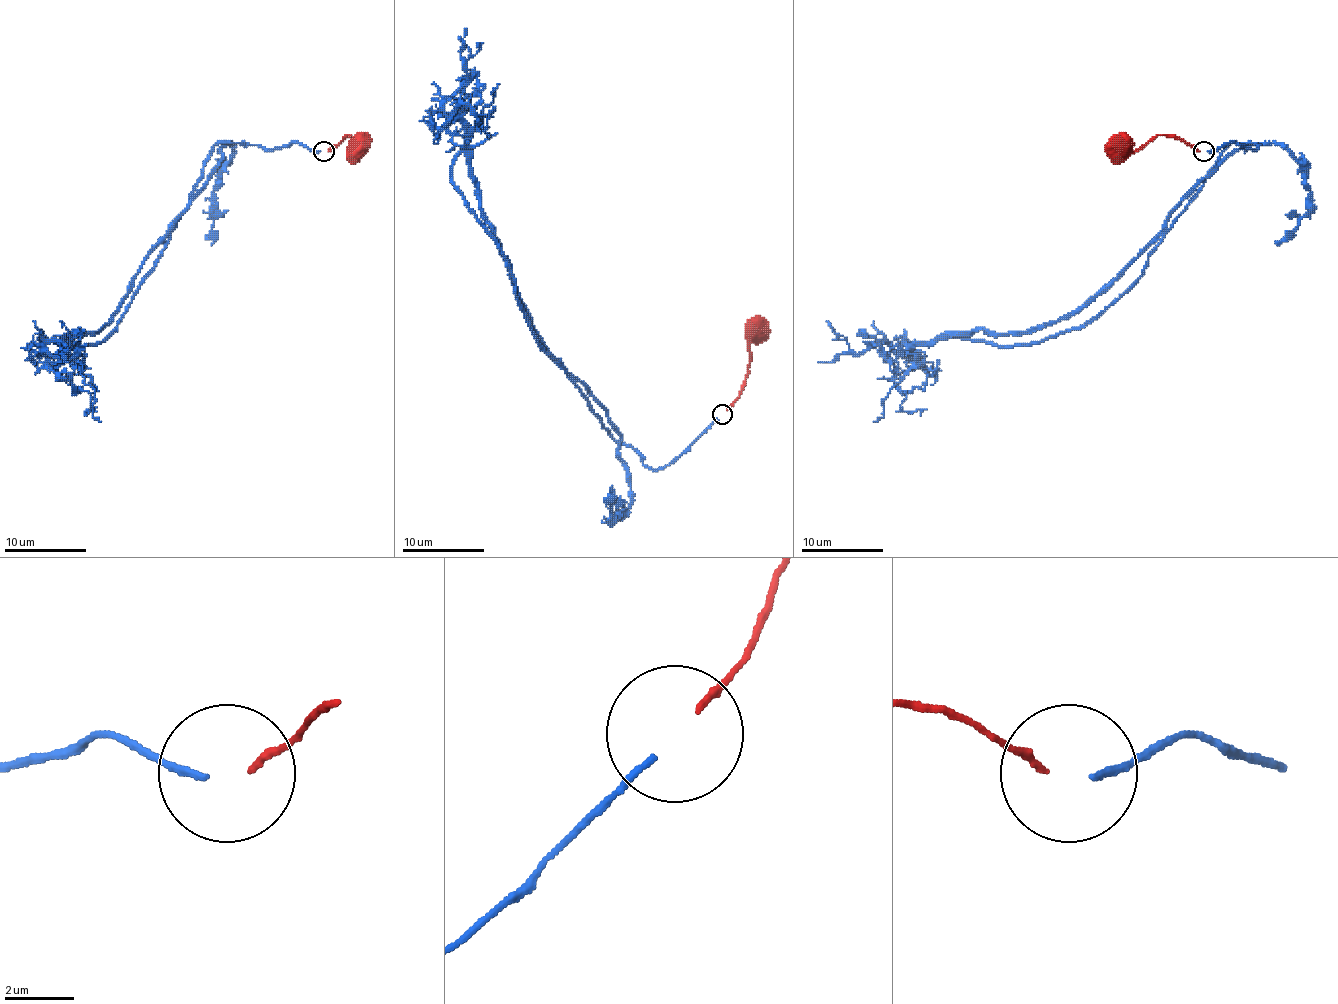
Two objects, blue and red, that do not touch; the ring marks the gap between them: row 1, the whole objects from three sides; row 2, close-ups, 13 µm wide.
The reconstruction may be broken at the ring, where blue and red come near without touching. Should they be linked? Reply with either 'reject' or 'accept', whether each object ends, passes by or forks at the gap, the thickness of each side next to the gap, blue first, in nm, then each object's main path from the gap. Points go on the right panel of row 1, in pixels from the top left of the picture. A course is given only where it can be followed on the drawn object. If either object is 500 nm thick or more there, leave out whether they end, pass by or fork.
accept | blue ends | red ends | 180/190 nm | blue via (1207, 151), (1259, 145), (1222, 153), (1183, 212), (1056, 321), (918, 342), (910, 350), (923, 366), (873, 421) | red via (1199, 151), (1168, 135), (1152, 137), (1134, 151), (1117, 153), (1117, 149)

